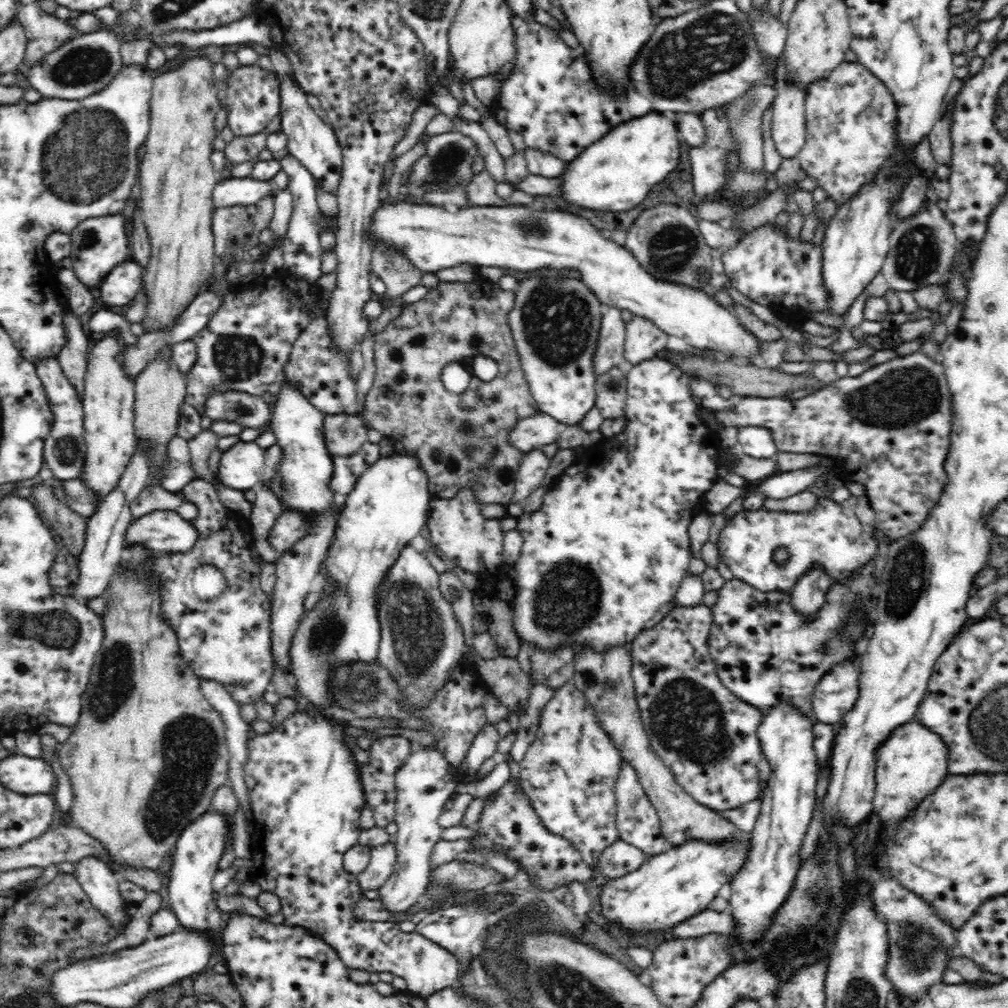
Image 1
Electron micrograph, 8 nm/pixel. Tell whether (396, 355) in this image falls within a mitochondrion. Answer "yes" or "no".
no

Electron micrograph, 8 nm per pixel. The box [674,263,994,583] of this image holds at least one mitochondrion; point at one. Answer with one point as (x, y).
(912, 393)

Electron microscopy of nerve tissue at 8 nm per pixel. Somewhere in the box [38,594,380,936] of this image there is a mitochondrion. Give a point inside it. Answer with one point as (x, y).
(190, 746)

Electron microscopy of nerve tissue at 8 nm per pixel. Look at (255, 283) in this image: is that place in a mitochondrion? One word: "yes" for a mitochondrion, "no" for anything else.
no

